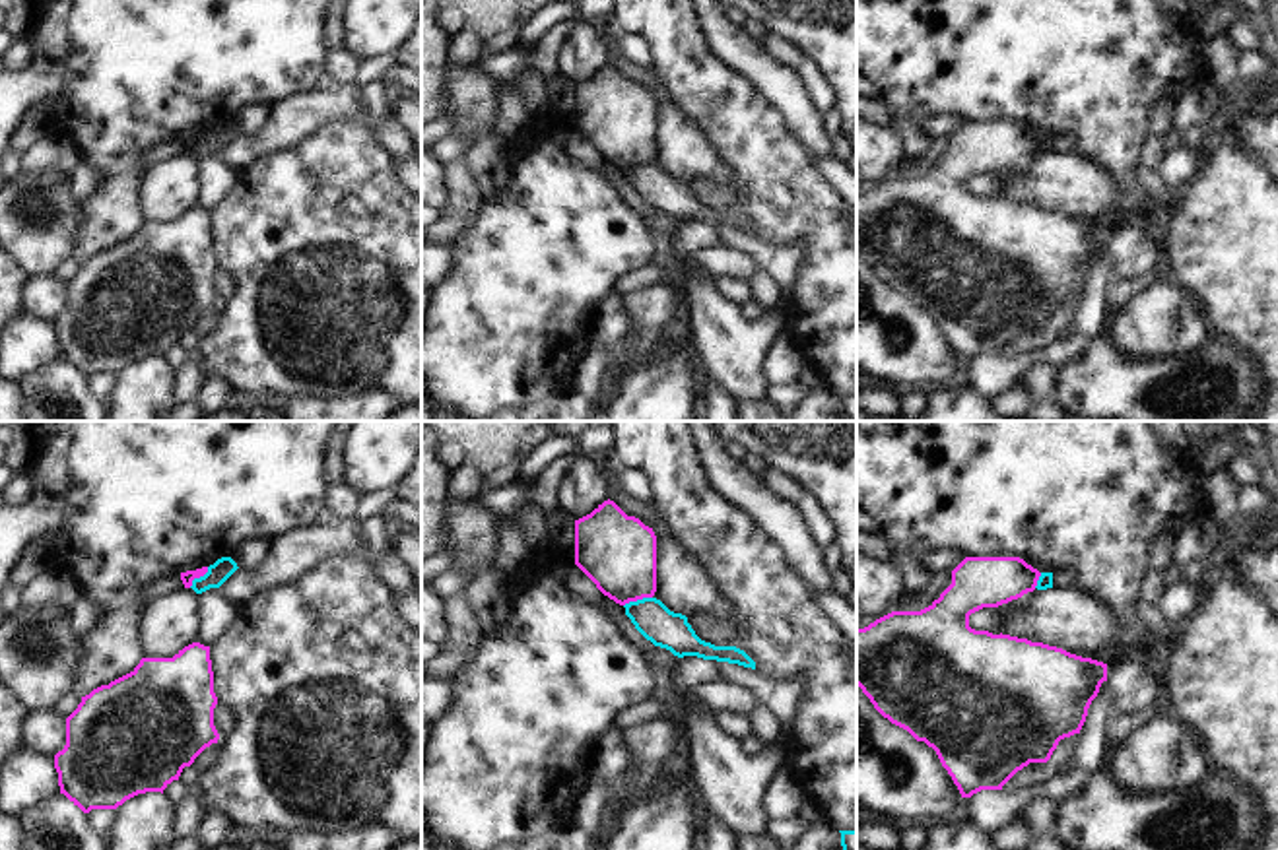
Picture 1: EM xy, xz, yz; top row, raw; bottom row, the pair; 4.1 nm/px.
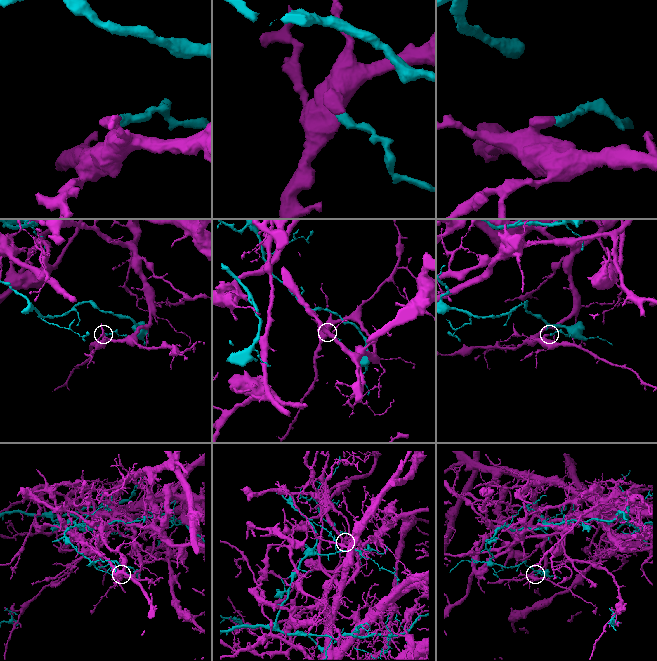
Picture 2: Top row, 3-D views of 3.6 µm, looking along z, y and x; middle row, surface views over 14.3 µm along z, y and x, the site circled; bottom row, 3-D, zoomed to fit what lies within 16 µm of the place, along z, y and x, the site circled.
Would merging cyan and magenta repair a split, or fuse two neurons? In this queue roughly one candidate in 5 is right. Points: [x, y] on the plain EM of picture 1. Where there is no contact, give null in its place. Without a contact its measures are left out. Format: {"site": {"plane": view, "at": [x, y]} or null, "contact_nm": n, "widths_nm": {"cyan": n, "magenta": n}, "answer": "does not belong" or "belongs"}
{"site": {"plane": "xz", "at": [638, 165]}, "contact_nm": 130, "widths_nm": {"cyan": 160, "magenta": 320}, "answer": "does not belong"}

